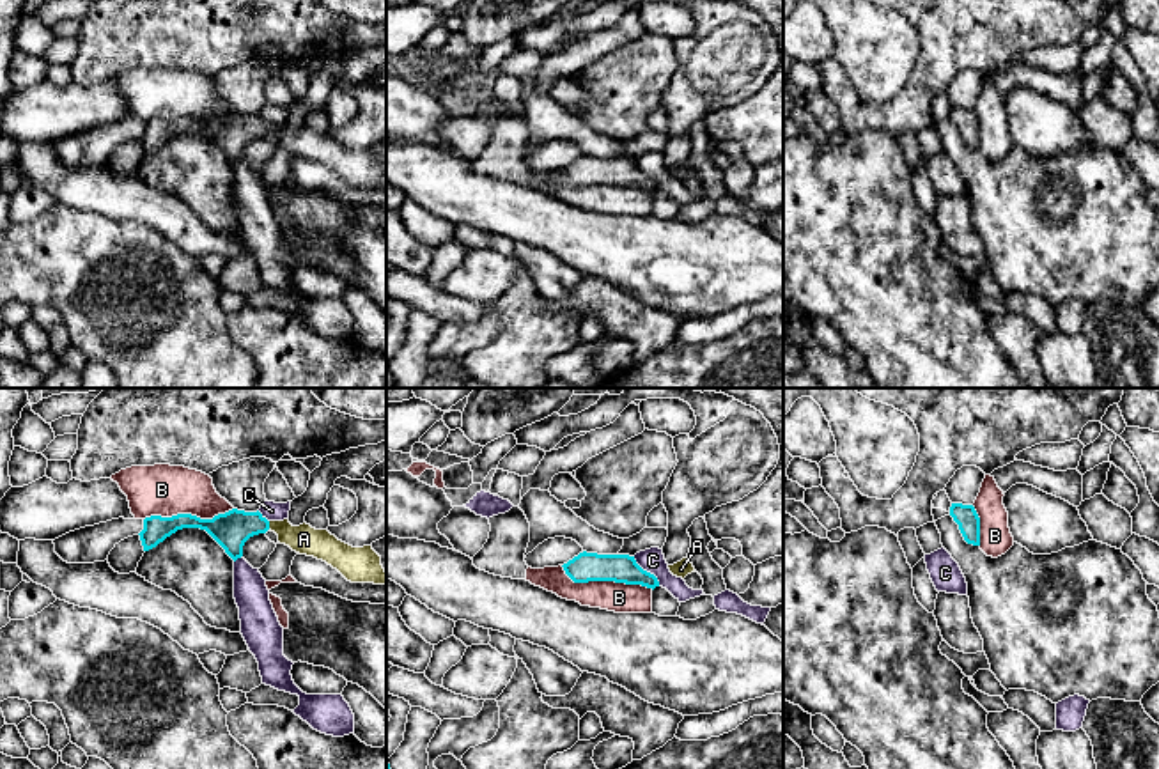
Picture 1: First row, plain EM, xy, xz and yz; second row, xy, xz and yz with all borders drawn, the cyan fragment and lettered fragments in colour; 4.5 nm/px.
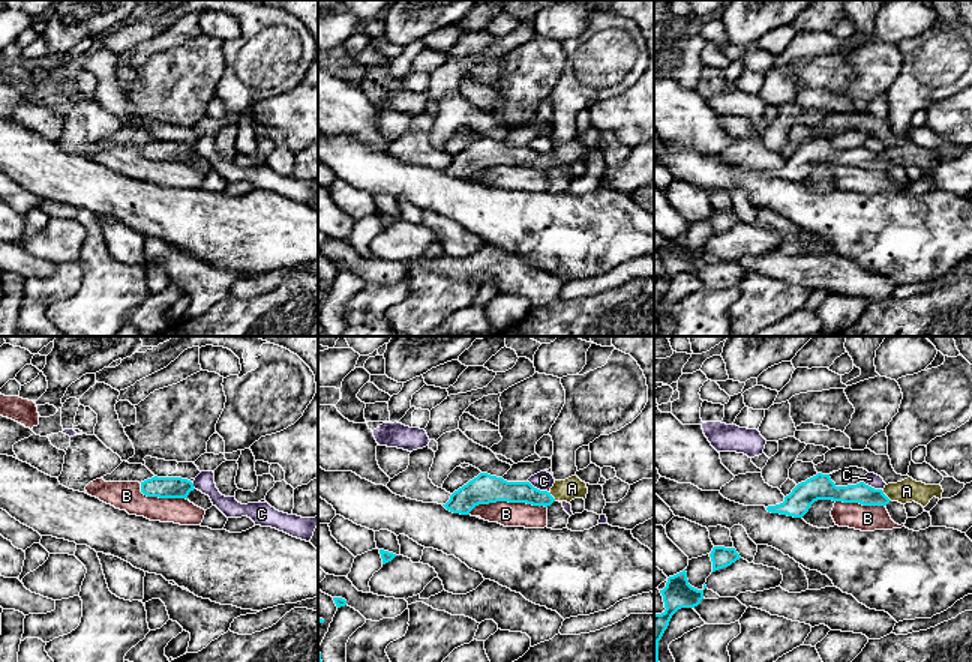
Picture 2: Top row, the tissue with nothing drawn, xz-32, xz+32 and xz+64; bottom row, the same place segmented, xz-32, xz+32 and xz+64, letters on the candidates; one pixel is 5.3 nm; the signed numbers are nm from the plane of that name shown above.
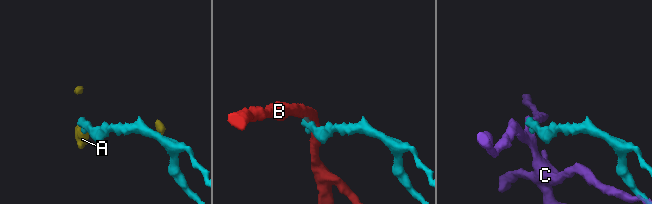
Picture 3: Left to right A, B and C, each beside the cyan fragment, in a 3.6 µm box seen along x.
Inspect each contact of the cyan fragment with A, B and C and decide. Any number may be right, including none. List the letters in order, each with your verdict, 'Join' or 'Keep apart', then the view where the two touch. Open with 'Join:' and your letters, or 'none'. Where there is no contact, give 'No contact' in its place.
Join: A
A: Join. Touches cyan in xy
B: Keep apart. Touches cyan in xz
C: Keep apart. Touches cyan in xz

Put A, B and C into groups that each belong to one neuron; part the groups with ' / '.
A / B / C

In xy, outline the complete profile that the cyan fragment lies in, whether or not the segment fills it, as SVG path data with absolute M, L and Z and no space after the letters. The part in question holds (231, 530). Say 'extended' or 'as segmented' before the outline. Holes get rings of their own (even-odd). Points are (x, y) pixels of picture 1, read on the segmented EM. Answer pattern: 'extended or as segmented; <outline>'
extended; M232 509L213 519L200 519L191 514L145 517L144 530L138 533L144 551L156 548L183 528L206 530L234 562L243 556L243 546L250 537L271 530L278 535L280 544L299 555L326 562L351 583L386 585L386 571L372 546L353 548L328 530L315 530L307 523L292 526L289 519L268 521L259 510L245 512Z

